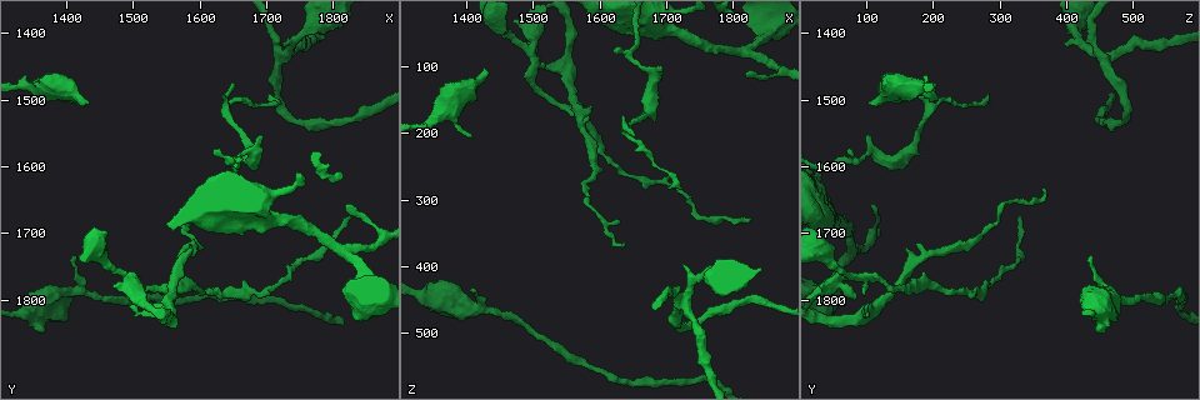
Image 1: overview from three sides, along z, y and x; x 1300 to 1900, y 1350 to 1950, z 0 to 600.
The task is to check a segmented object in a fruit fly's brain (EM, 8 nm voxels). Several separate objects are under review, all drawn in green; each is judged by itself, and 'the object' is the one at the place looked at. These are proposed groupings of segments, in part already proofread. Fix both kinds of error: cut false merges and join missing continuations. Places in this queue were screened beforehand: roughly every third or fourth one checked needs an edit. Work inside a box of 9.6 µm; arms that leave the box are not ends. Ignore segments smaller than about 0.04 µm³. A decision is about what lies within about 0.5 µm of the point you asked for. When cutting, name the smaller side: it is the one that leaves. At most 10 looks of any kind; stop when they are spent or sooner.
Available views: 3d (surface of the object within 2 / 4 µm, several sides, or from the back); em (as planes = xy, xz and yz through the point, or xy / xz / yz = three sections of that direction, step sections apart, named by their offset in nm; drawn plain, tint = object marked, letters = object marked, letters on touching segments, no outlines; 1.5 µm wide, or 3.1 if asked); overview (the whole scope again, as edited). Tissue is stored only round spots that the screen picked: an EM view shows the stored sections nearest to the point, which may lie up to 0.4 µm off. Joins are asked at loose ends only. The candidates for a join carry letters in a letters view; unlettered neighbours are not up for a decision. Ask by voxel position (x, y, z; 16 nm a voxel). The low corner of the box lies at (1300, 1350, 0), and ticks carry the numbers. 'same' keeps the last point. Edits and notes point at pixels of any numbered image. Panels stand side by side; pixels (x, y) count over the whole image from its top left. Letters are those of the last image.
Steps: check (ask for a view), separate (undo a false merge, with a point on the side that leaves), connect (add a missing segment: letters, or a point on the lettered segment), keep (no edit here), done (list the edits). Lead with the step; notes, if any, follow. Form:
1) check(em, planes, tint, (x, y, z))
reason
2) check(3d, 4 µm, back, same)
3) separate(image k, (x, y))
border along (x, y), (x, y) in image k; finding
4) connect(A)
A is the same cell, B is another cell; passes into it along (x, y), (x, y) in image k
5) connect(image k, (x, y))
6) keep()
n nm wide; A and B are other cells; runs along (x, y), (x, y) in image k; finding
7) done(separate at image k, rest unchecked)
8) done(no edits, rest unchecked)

check(3d, 2 µm, (1820, 1675, 330))
long arm stops here

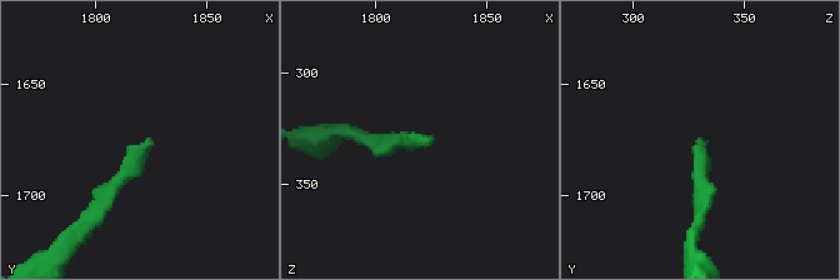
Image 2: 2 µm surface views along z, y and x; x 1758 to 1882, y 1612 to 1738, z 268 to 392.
check(em, xy, step 8, letters, (1823, 1676, 329))
now the EM

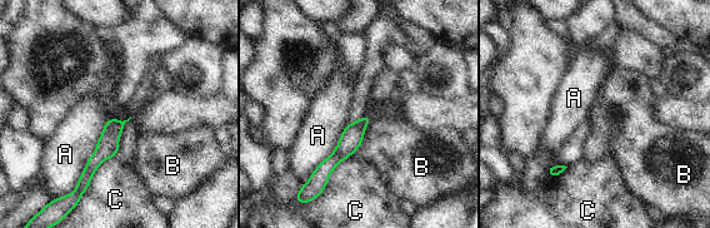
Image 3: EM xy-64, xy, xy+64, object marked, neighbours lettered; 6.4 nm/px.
keep()
130 nm wide; A, B and C are other cells; runs along (366, 119), (321, 176) in image 3; none of them fits

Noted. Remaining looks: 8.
check(em, yz, step 8, tint, (1485, 1765, 75))
abrupt turn

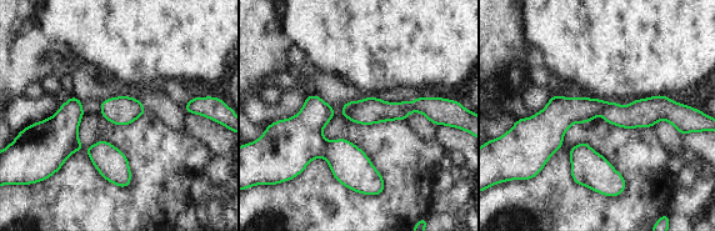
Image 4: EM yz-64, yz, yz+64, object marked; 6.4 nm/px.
check(em, planes, letters, same)
another direction

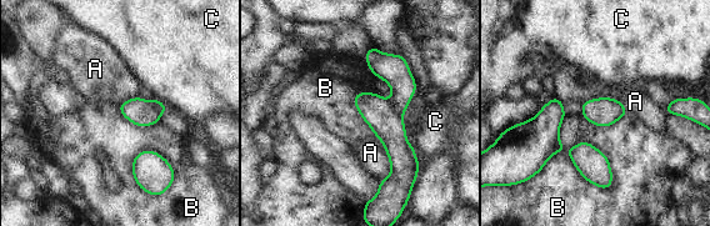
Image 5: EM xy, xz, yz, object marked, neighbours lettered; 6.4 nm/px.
separate(image 5, (388, 126))
180 nm wide; A, B and C are other cells; the part that leaves runs along (361, 95), (396, 145), (386, 184) in image 5; two neurons meet here

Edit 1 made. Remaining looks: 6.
check(overview)
redraw

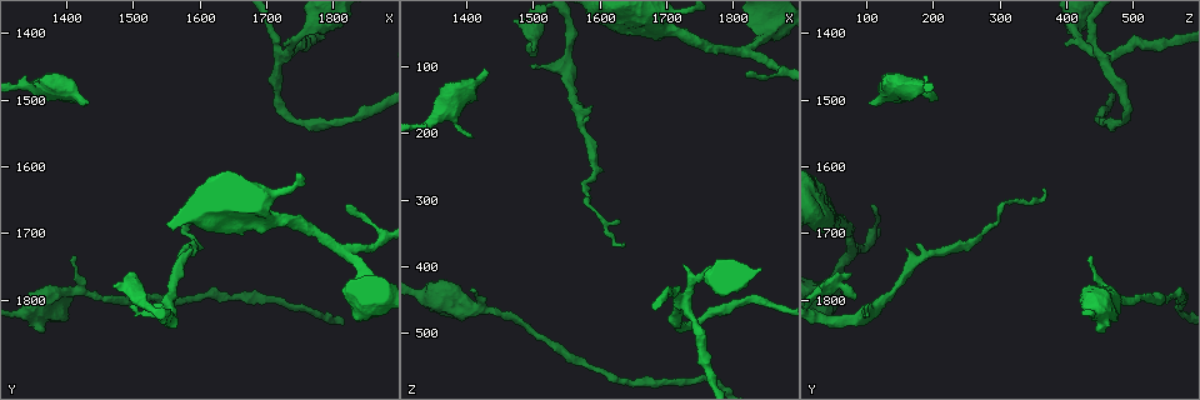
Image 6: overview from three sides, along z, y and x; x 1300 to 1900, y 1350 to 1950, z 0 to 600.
check(3d, 2 µm, (1435, 1500, 110))
an open end

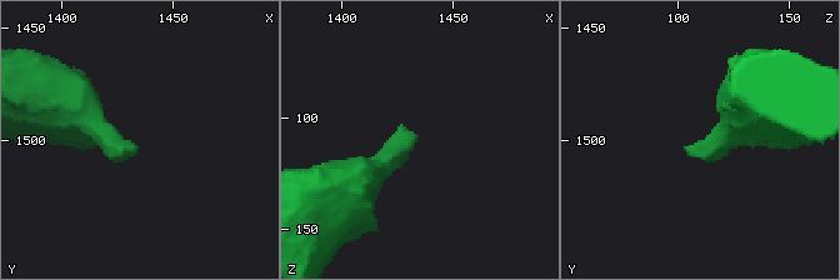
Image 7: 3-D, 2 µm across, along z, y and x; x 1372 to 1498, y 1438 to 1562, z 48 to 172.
check(em, planes, letters, (1434, 1504, 106))

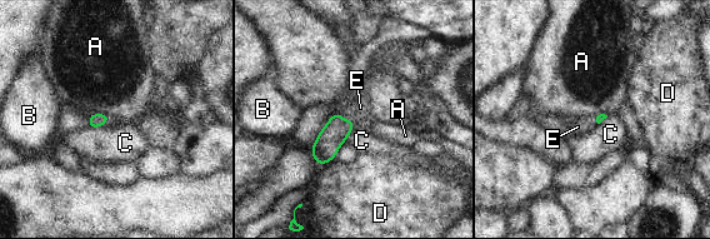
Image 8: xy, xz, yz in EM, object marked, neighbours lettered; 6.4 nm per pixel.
connect(E)
E is the same cell, A, B, C and D are other cells; passes into it along (334, 134), (346, 119), (360, 108) in image 8; it goes on there

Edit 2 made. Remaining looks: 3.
check(3d, 2 µm, (1725, 1440, 455))
looks like a crossing

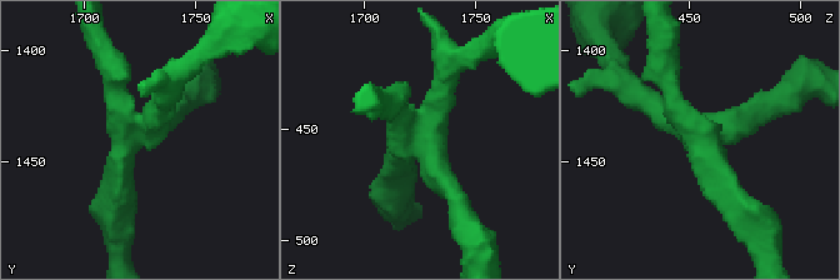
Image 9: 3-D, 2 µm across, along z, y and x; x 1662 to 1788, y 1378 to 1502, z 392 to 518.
check(em, xy, step 4, letters, (1724, 1436, 450))
4 arms

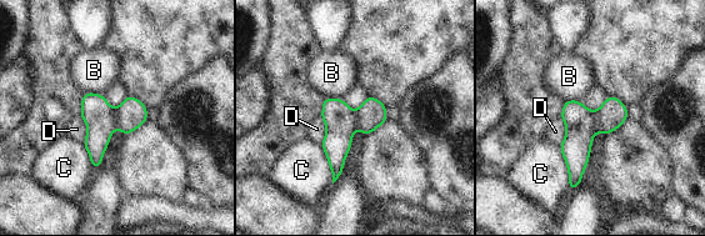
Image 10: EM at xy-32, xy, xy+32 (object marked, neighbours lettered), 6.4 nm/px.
check(em, yz, step 4, letters, same)

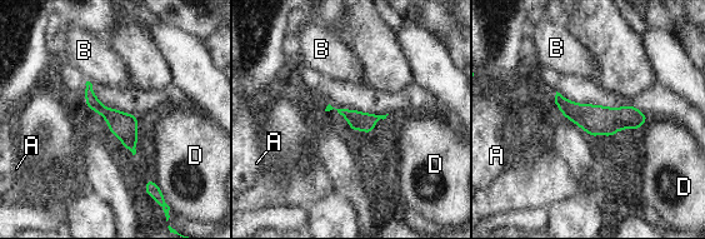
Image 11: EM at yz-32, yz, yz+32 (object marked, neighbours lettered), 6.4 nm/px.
separate(image 11, (366, 125))
A, B and D are other cells; border along (364, 116), (361, 127), (368, 132) in image 11; a second neuron is stuck on

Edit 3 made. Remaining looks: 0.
done(separate at image 5, connect at image 8, separate at image 11, rest unchecked)

